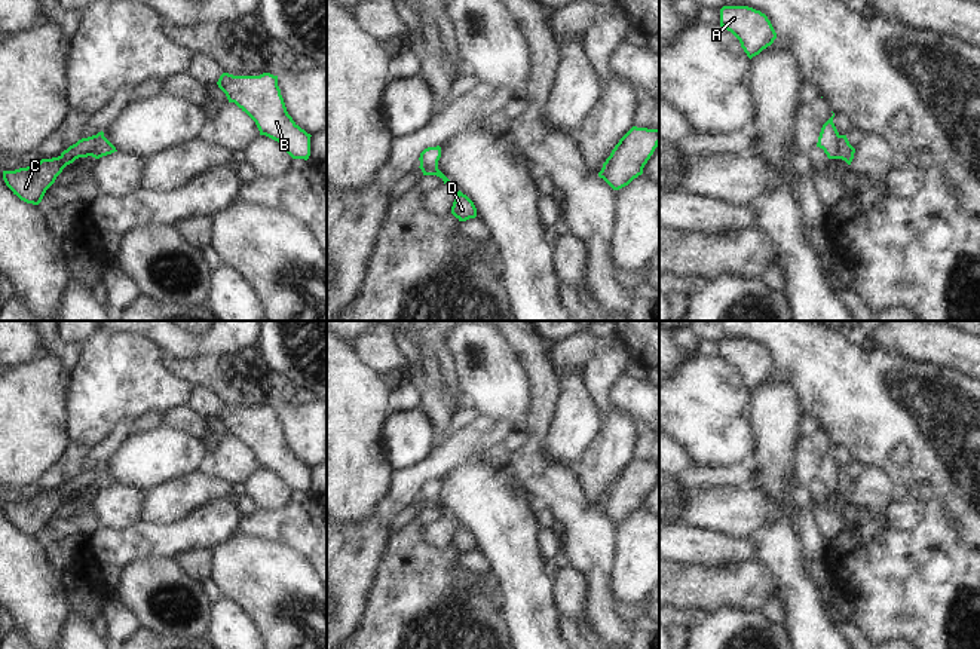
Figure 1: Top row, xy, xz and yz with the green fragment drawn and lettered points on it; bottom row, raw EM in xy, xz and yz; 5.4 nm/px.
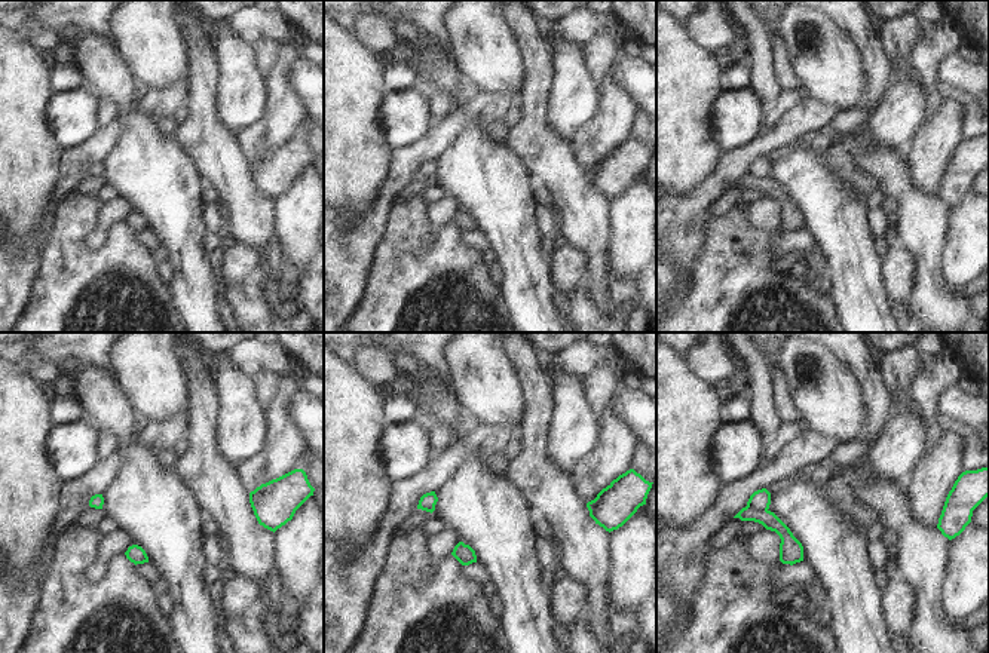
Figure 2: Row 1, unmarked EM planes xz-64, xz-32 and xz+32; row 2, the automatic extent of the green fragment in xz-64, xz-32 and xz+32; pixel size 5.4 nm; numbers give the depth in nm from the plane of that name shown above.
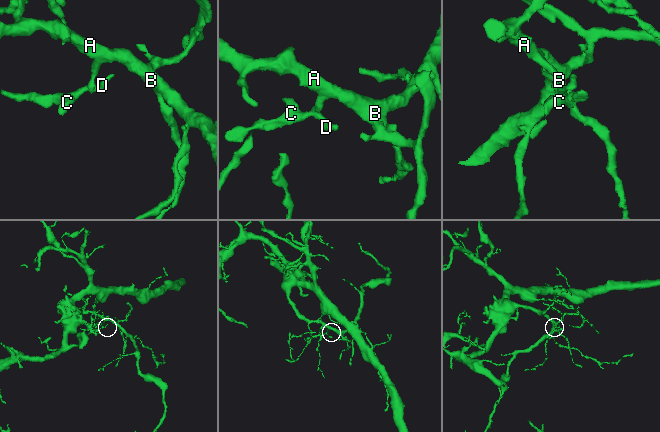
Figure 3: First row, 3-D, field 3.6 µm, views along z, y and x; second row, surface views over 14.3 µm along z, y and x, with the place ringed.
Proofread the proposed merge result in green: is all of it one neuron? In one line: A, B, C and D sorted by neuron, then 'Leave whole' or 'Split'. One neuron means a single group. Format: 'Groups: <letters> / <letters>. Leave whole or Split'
Groups: A B / C D. Split.

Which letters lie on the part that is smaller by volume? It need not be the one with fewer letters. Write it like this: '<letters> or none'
C, D

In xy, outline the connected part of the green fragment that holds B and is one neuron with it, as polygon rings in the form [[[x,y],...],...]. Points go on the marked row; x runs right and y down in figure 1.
[[[223,73],[217,82],[229,102],[235,102],[257,125],[260,135],[278,141],[293,159],[307,160],[310,134],[301,129],[288,114],[278,76],[233,76]]]

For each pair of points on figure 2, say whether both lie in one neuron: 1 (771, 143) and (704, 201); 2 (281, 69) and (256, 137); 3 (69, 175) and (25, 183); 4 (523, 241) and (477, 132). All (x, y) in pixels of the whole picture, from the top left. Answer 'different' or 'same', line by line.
1: same
2: same
3: different
4: same

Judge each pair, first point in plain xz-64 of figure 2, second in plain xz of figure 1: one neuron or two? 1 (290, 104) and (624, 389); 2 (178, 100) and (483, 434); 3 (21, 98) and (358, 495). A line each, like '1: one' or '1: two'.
1: two
2: one
3: one

